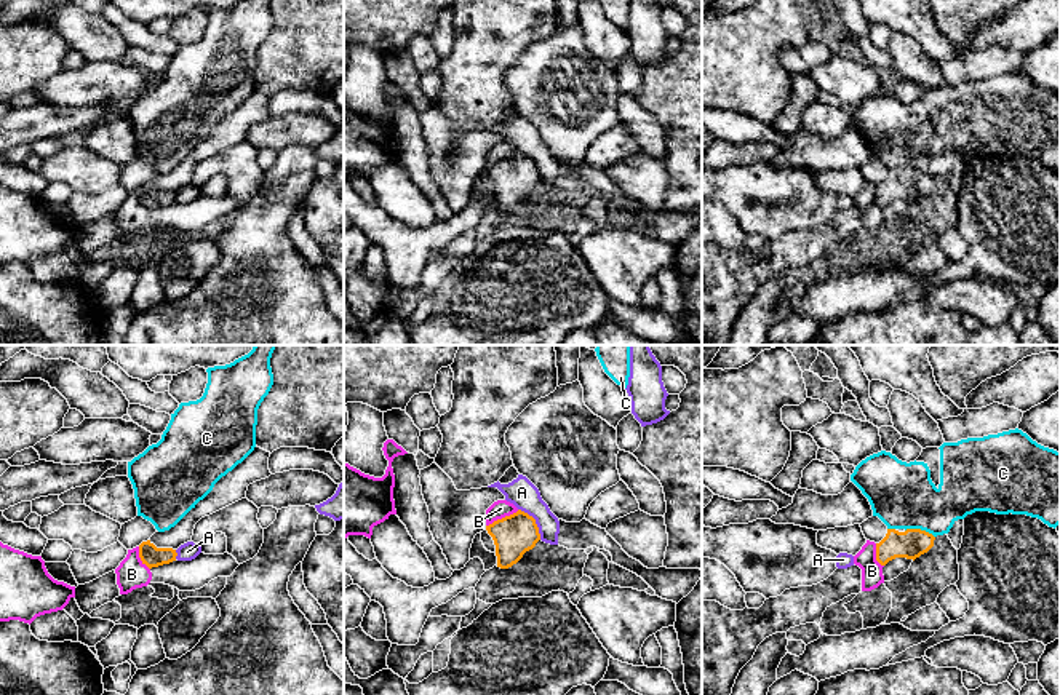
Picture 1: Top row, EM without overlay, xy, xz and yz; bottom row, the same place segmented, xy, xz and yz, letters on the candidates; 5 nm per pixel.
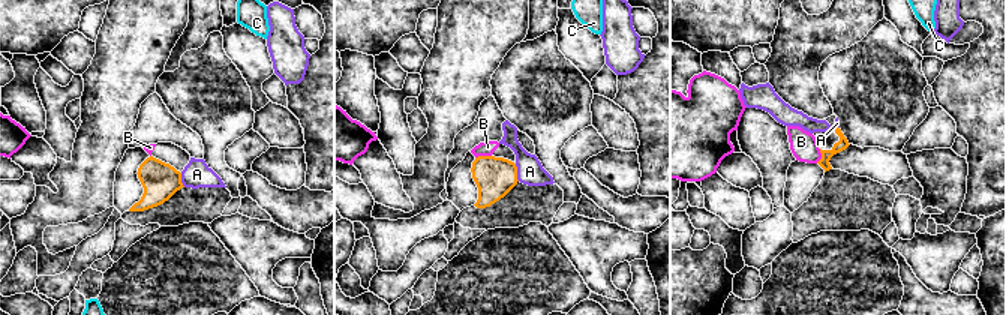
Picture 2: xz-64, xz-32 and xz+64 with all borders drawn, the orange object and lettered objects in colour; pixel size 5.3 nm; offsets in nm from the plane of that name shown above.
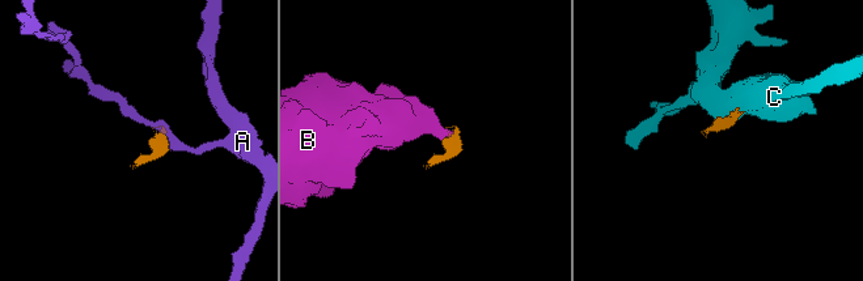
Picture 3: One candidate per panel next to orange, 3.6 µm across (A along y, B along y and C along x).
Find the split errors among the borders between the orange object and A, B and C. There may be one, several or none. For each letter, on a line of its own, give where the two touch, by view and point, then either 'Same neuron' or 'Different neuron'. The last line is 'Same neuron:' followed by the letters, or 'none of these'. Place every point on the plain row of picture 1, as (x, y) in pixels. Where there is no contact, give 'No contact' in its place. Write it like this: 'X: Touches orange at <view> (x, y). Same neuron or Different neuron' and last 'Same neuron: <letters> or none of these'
A: Touches orange at xz (534, 163). Different neuron
B: Touches orange at xz (502, 160). Different neuron
C: Touches orange at yz (920, 171). Different neuron
Same neuron: none of these

